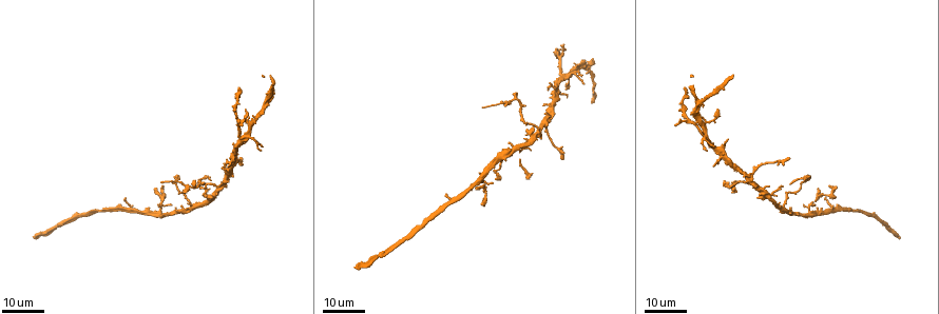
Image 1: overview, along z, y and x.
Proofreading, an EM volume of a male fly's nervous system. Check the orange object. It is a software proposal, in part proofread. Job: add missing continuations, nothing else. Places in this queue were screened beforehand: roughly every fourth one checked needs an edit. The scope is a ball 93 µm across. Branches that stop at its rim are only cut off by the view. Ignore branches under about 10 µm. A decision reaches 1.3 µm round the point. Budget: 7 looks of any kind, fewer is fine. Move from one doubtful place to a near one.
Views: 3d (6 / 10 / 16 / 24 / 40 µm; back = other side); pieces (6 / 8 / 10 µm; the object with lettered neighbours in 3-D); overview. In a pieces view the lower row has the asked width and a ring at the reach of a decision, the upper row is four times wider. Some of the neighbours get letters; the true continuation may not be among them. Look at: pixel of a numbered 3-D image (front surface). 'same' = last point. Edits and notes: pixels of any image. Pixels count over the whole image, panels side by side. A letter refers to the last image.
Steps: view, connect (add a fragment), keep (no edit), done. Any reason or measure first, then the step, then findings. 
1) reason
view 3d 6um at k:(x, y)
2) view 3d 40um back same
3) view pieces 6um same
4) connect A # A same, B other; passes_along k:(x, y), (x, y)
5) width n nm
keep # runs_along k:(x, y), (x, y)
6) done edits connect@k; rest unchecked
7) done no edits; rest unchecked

free end
view 3d 24um at 1:(580, 74)

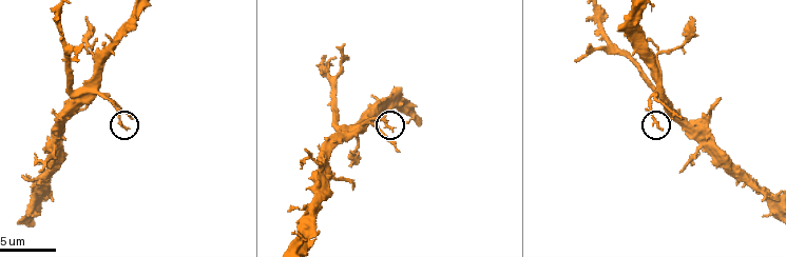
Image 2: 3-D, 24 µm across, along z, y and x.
what lies round it
view pieces 10um at 2:(125, 128)

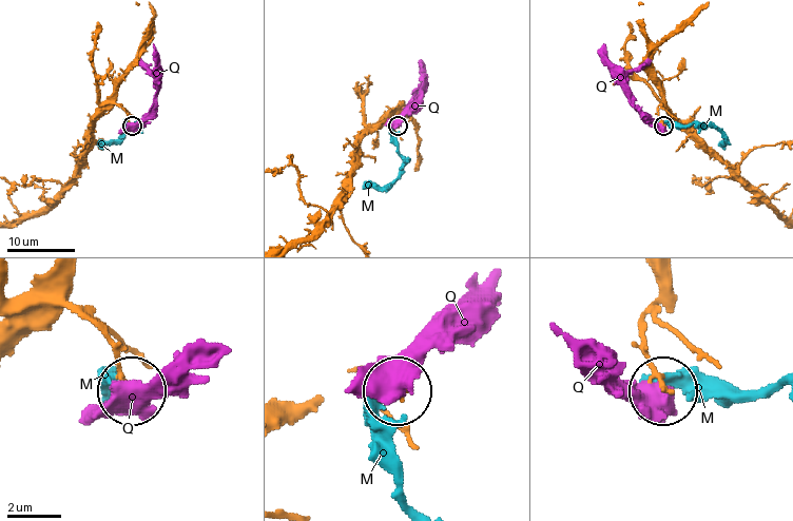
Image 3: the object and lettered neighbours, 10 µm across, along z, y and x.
keep # M other, Q other; no lettered fragment goes on from it

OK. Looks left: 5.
branch stops here
view pieces 8um at 2:(289, 209)

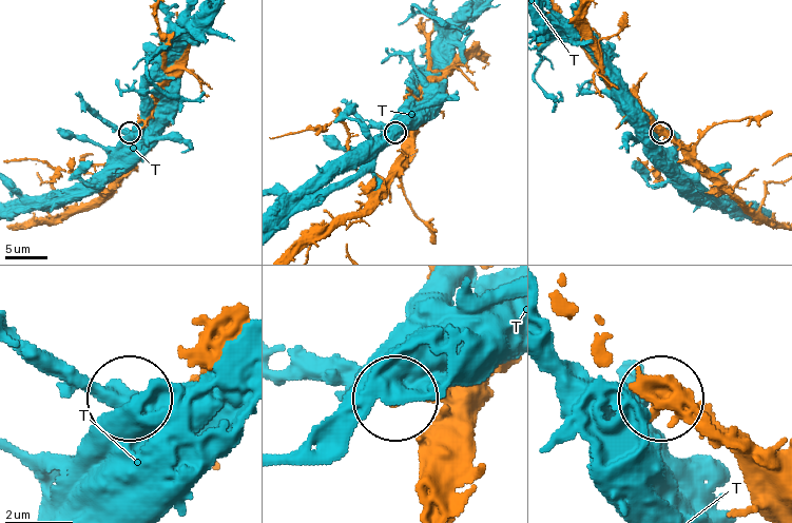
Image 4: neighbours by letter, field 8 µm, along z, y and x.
width 210 nm
keep # T other; no lettered fragment goes on from it

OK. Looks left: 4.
free end
view 3d 24um at 1:(530, 178)

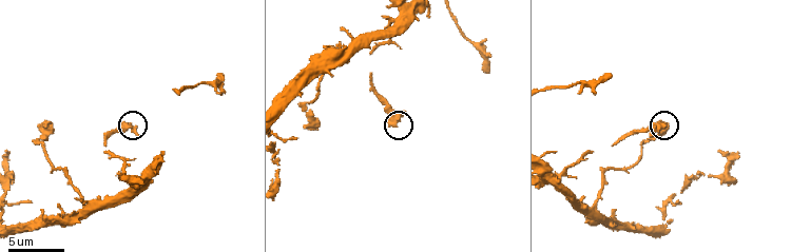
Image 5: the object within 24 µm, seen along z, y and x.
view pieces 6um at 5:(663, 126)

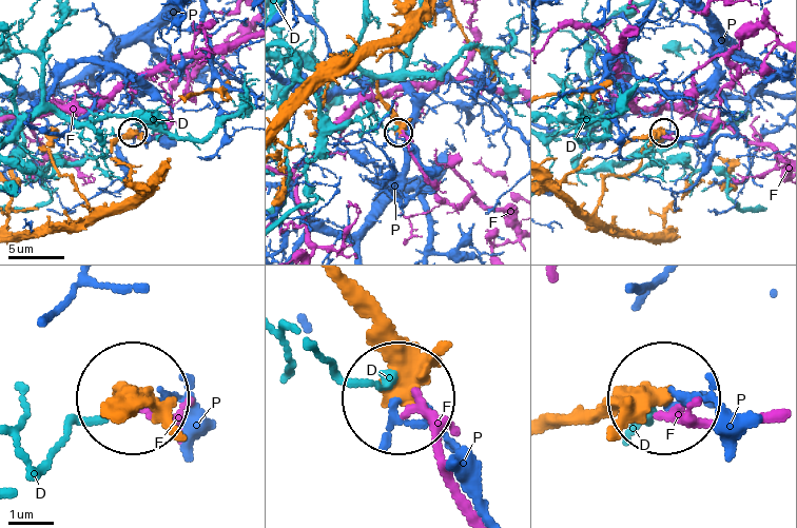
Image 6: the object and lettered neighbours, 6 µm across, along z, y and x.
width 460 nm
keep # D other, F other, P other; runs_along 6:(344, 289), (385, 357), (392, 398); no lettered fragment goes on from it

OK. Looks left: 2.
view pieces 6um at 2:(577, 62)

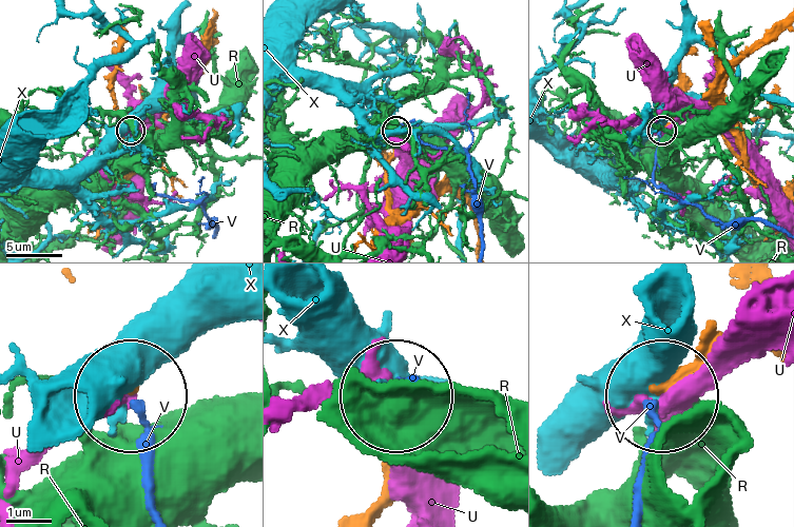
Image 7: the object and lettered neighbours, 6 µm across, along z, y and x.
keep # R other, U other, V other, X other; none of them fits

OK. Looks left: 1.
done no edits; rest unchecked

